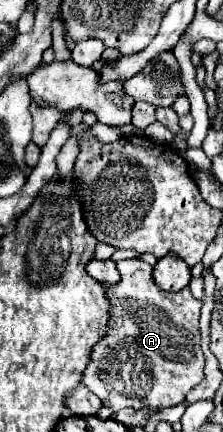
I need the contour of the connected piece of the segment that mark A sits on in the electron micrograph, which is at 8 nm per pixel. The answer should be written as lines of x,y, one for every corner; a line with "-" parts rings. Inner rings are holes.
121,260
121,262
117,262
117,270
119,270
119,274
121,274
121,280
117,282
117,284
113,284
113,286
109,286
107,288
107,300
109,300
109,304
111,304
111,310
109,310
109,322
107,322
107,336
99,342
99,344
95,344
93,346
93,354
91,354
91,364
87,366
87,370
85,370
85,374
83,374
83,384
95,394
95,396
99,396
99,400
103,402
103,406
105,408
109,408
109,410
121,410
121,408
135,408
135,410
139,410
139,408
143,408
143,406
149,406
149,408
169,408
169,406
175,406
175,404
179,404
179,402
183,402
185,400
185,394
193,388
193,386
197,386
205,378
203,376
203,366
205,366
205,356
203,356
203,352
201,352
201,336
199,336
199,314
201,314
201,304
199,304
199,300
195,300
193,296
191,296
191,292
189,292
189,288
183,288
181,292
177,292
177,294
169,294
169,292
163,292
161,288
157,288
157,284
153,282
153,276
151,276
151,266
147,264
147,262
143,262
143,260
-
117,354
121,354
121,358
125,356
125,354
129,354
129,368
121,368
121,366
127,366
127,364
119,364
119,362
123,362
123,360
117,360

